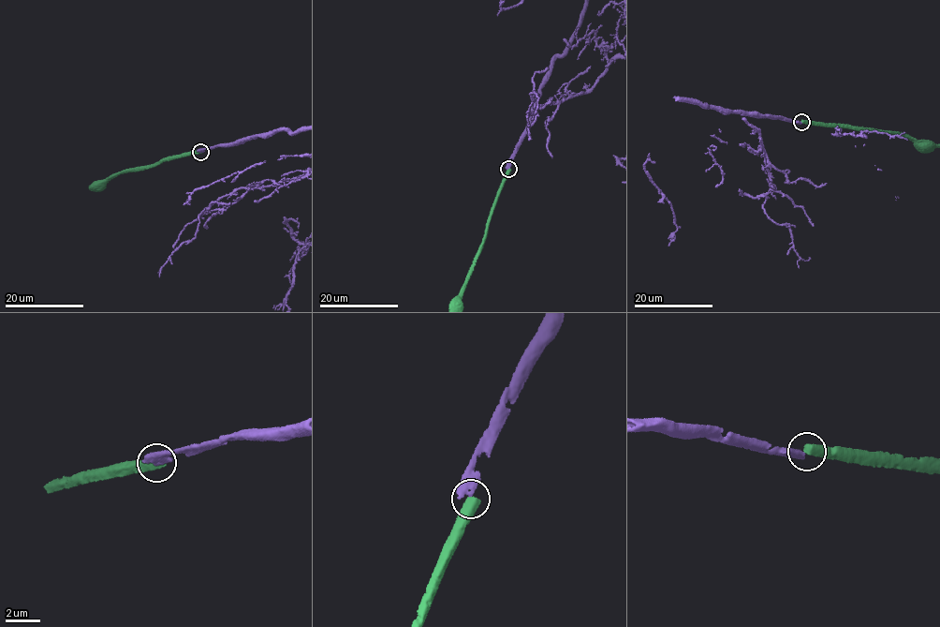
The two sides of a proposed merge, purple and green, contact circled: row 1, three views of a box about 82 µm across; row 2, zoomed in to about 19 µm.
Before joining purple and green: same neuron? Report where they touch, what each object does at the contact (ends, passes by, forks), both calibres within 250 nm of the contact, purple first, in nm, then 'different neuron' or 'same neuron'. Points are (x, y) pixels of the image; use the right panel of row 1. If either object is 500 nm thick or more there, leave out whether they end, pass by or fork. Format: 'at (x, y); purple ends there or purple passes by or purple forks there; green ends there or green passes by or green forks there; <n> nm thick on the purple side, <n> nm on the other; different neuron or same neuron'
at (801, 122); 500 nm thick on the purple side, 600 nm on the other; different neuron

